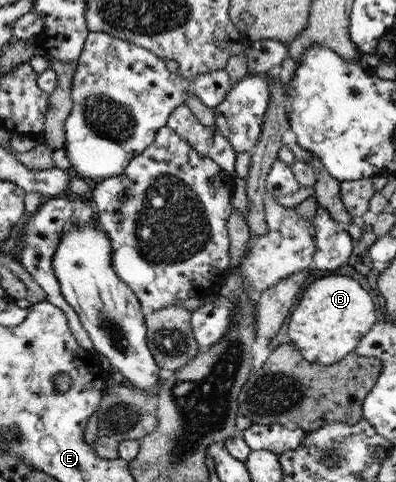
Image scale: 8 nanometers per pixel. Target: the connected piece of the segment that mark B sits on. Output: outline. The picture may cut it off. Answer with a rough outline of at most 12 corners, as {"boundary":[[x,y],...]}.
{"boundary":[[345,275],[315,280],[287,335],[305,360],[332,365],[375,322]]}

